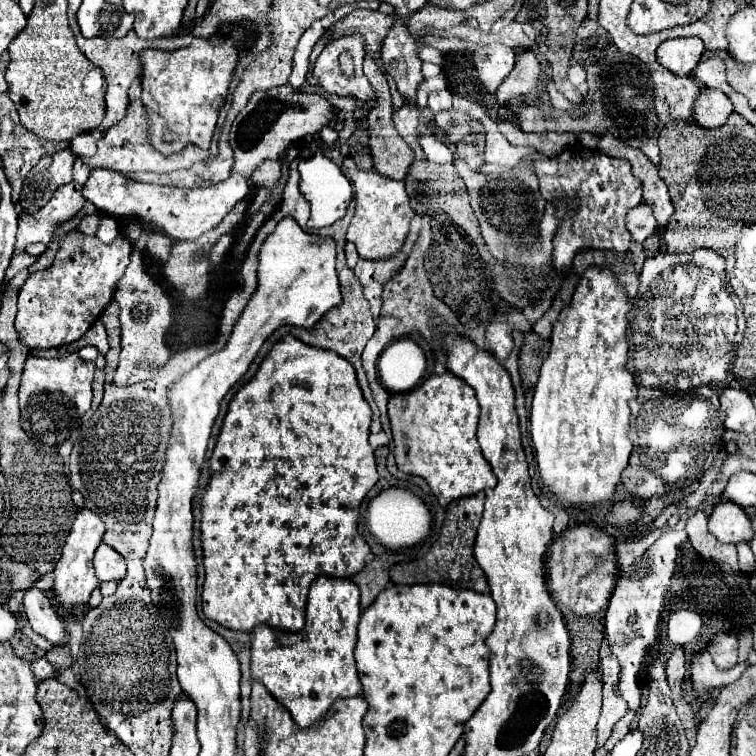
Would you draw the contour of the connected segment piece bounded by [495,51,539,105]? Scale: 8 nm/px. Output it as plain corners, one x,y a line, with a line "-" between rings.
523,51
515,59
515,69
509,73
509,77
499,85
497,89
497,101
503,105
505,101
525,95
533,91
539,83
539,61
533,55
533,51

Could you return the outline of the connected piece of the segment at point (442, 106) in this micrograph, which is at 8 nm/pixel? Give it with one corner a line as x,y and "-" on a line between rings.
435,91
429,95
429,109
433,113
437,111
449,111
451,109
451,103
453,103
453,95
449,91

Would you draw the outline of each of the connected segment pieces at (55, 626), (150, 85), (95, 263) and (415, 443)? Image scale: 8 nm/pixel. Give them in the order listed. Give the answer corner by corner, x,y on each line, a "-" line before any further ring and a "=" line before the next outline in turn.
35,587
27,589
25,597
23,597
23,605
25,605
27,619
29,619
29,623
31,623
31,627
33,627
35,633
43,635
53,645
57,645
57,643
63,641
63,637
65,637
63,619
57,615
55,607
43,595
43,591
39,591
=
233,25
229,35
221,37
195,37
189,47
177,51
145,49
141,51
141,83
143,83
143,105
151,119
151,145
161,153
181,151
181,147
193,143
201,149
209,149
215,133
217,115
225,105
229,83
239,61
247,31
=
79,229
61,235
53,265
31,273
19,291
15,329
21,343
29,349
51,349
79,341
113,299
117,281
129,265
131,249
133,245
125,229
119,231
111,245
105,245
95,235
85,235
=
451,371
431,375
413,391
391,395
387,407
397,467
403,473
423,477
439,505
445,507
453,499
495,487
497,479
477,443
479,403
475,391
465,381
455,377

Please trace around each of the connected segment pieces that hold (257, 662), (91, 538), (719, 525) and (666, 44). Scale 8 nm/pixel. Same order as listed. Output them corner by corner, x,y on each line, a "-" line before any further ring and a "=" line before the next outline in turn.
321,575
311,583
309,597
307,597
307,611
305,611
307,623
301,631
297,633
277,631
269,625
257,625
253,629
251,677
261,681
269,689
269,693
291,713
293,721
297,721
301,729
321,719
335,699
361,695
361,679
353,657
353,649
357,643
357,623
361,615
359,599
361,599
361,591
351,579
=
81,509
73,521
73,527
67,535
67,541
63,545
61,557
55,565
55,595
63,607
73,607
89,601
91,591
99,585
99,579
95,577
93,571
93,553
99,547
101,539
105,533
103,521
91,511
91,509
=
719,499
713,505
713,511
709,515
709,531
721,541
721,543
739,543
739,541
751,541
753,527
751,519
745,515
745,509
735,505
733,501
=
679,37
663,41
657,49
657,61
675,75
691,75
705,47
699,37

